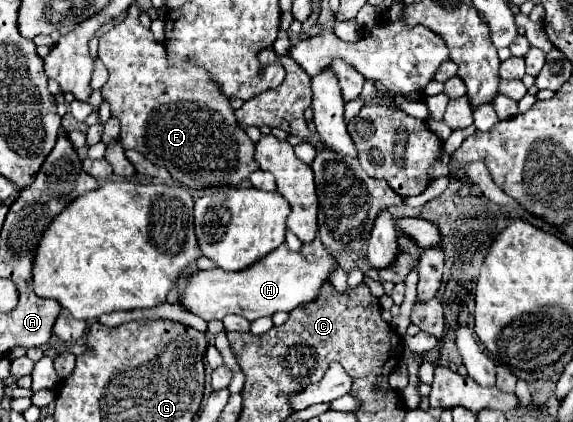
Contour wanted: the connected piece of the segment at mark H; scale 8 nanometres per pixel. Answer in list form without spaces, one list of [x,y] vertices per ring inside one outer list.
[[[319,237],[309,245],[303,245],[301,251],[291,251],[287,245],[281,245],[243,271],[233,273],[219,267],[209,271],[195,271],[189,279],[181,305],[205,321],[223,319],[229,313],[237,313],[249,321],[271,317],[279,311],[289,313],[299,305],[315,301],[319,289],[331,279],[337,267],[337,257],[323,247]]]

